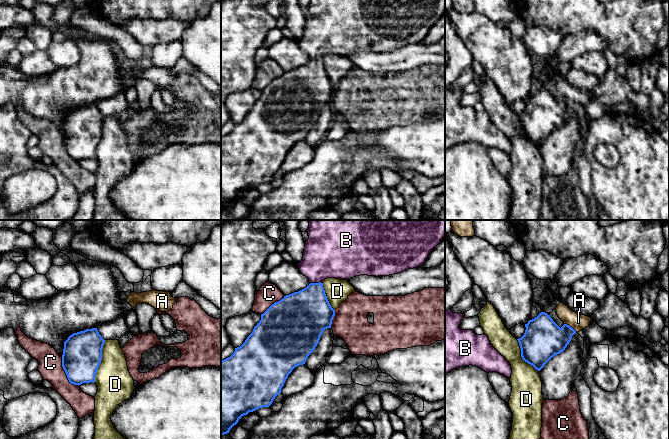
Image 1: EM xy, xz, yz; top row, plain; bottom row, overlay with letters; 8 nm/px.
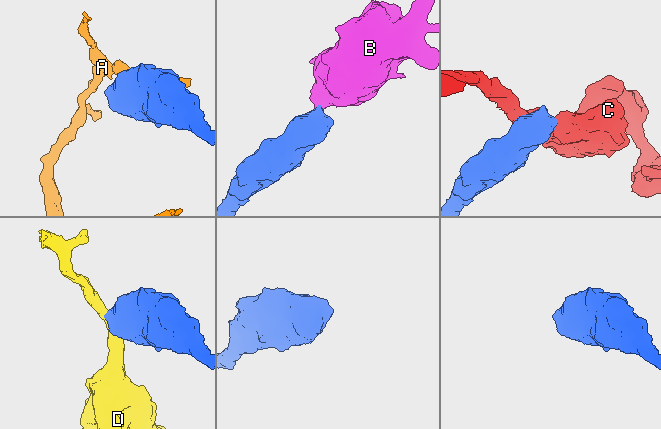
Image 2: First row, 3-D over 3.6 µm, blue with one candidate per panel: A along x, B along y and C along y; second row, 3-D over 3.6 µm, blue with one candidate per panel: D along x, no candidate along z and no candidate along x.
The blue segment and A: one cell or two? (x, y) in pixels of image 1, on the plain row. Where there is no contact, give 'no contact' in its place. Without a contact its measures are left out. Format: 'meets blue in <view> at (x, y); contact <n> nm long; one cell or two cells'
meets blue in yz at (569, 102); contact 120 nm long; two cells

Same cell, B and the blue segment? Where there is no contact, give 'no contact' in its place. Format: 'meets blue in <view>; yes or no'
meets blue in xz; yes

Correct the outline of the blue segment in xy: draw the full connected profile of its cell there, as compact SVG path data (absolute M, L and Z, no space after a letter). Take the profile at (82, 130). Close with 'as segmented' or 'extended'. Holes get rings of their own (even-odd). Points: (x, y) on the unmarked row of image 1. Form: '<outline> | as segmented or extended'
M97 104L73 109L64 118L62 143L71 160L95 158L104 118Z | as segmented

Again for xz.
M309 0L308 12L303 35L297 41L310 60L272 80L261 90L261 96L245 118L235 124L230 133L221 137L221 211L229 209L242 192L269 183L281 169L288 151L295 143L305 140L323 107L331 104L335 86L325 70L322 59L325 55L348 56L360 51L389 52L420 43L445 13L445 0Z | extended

